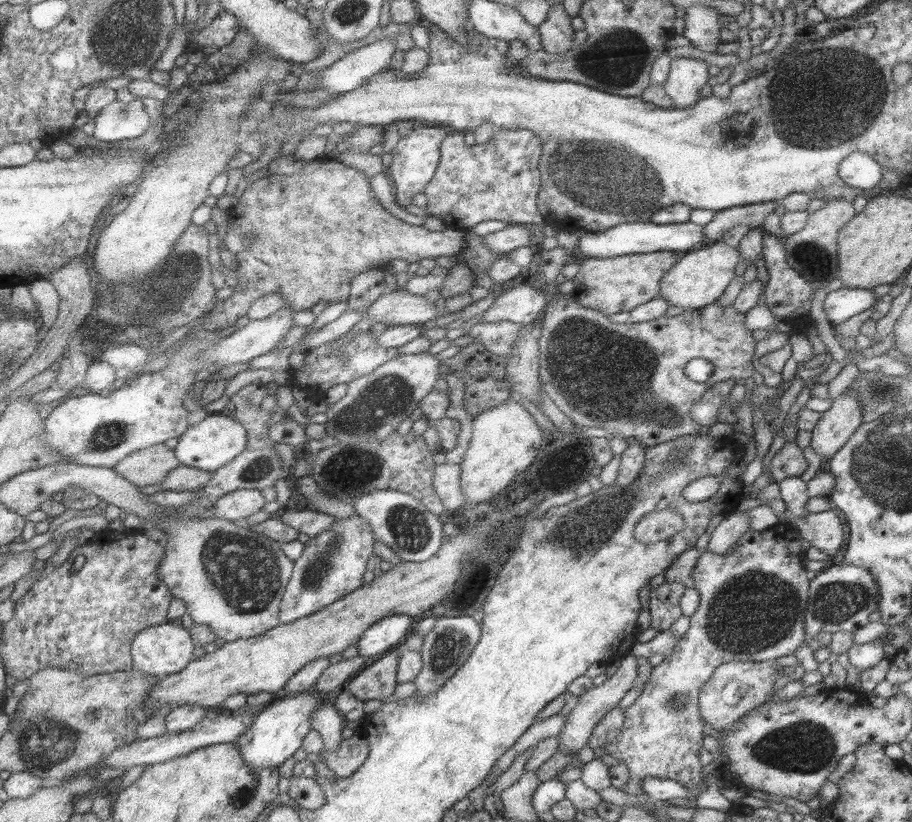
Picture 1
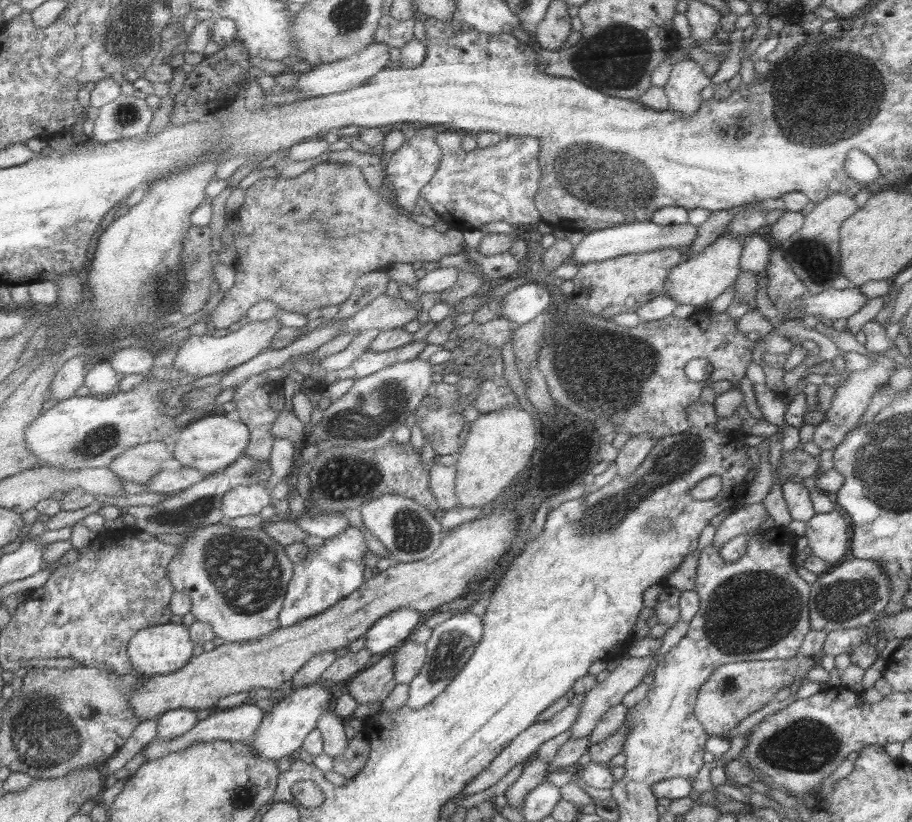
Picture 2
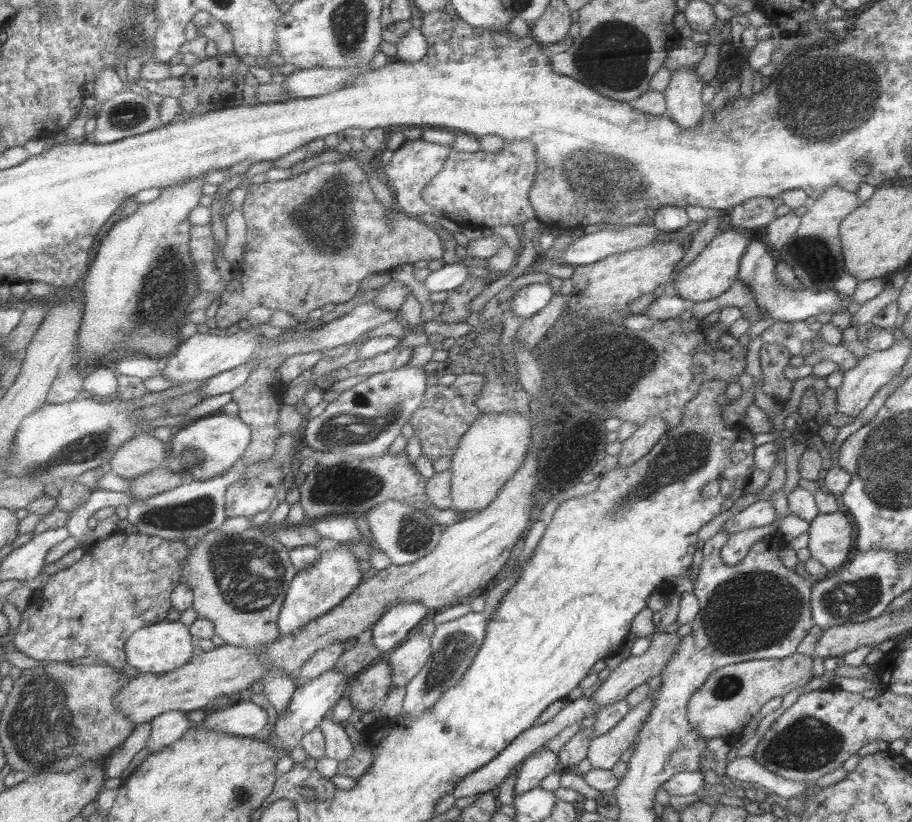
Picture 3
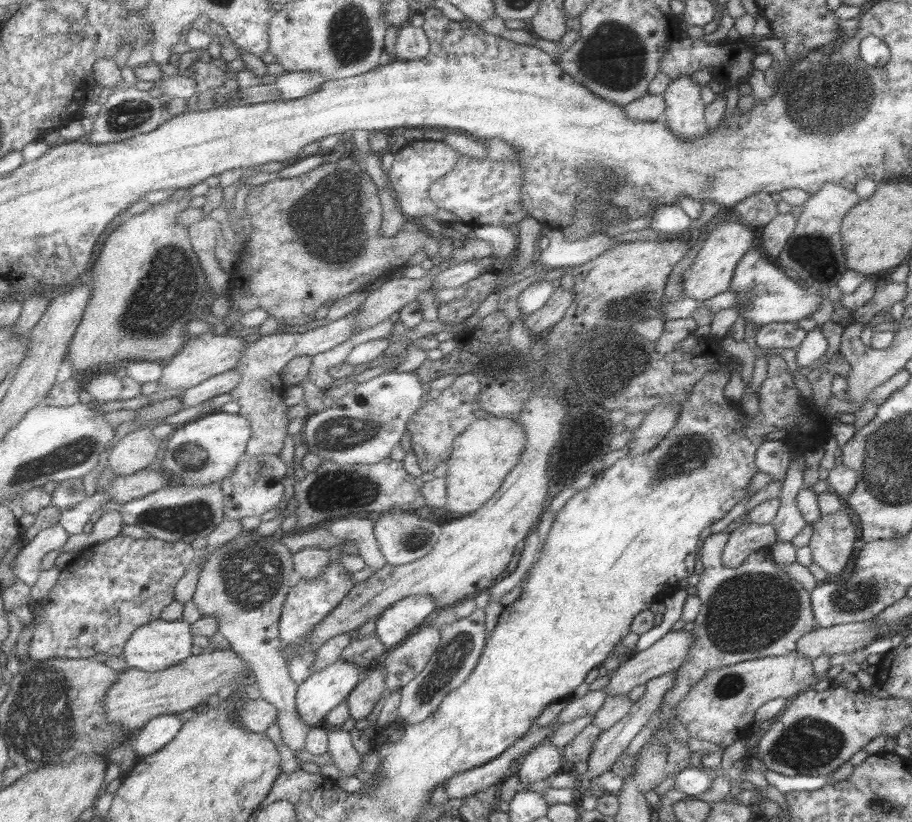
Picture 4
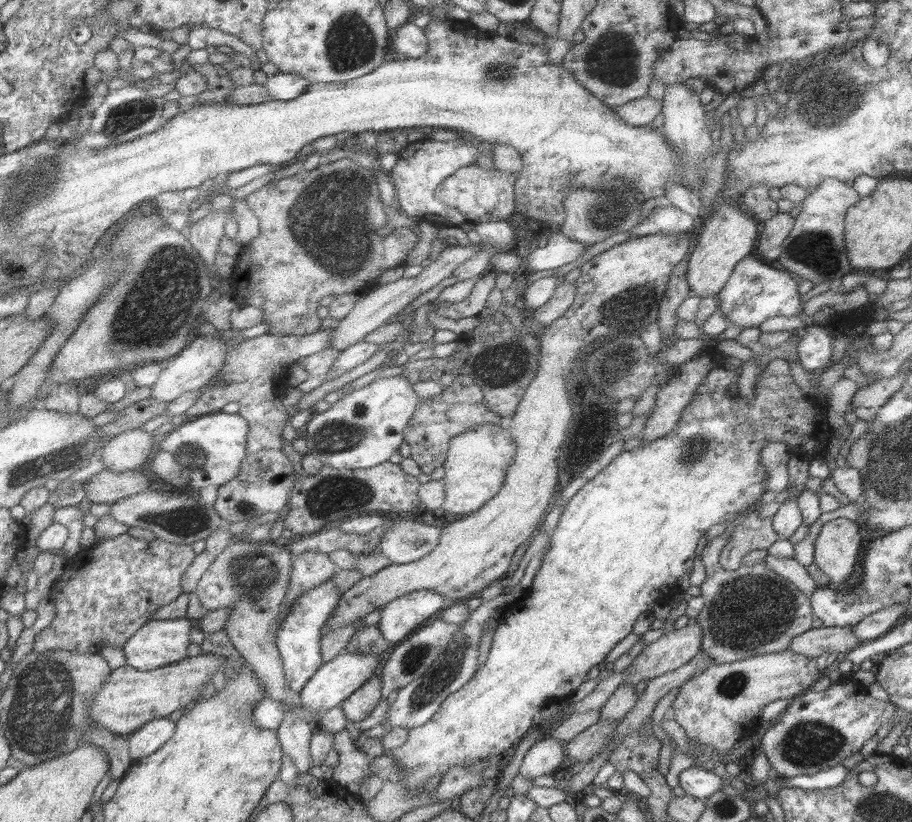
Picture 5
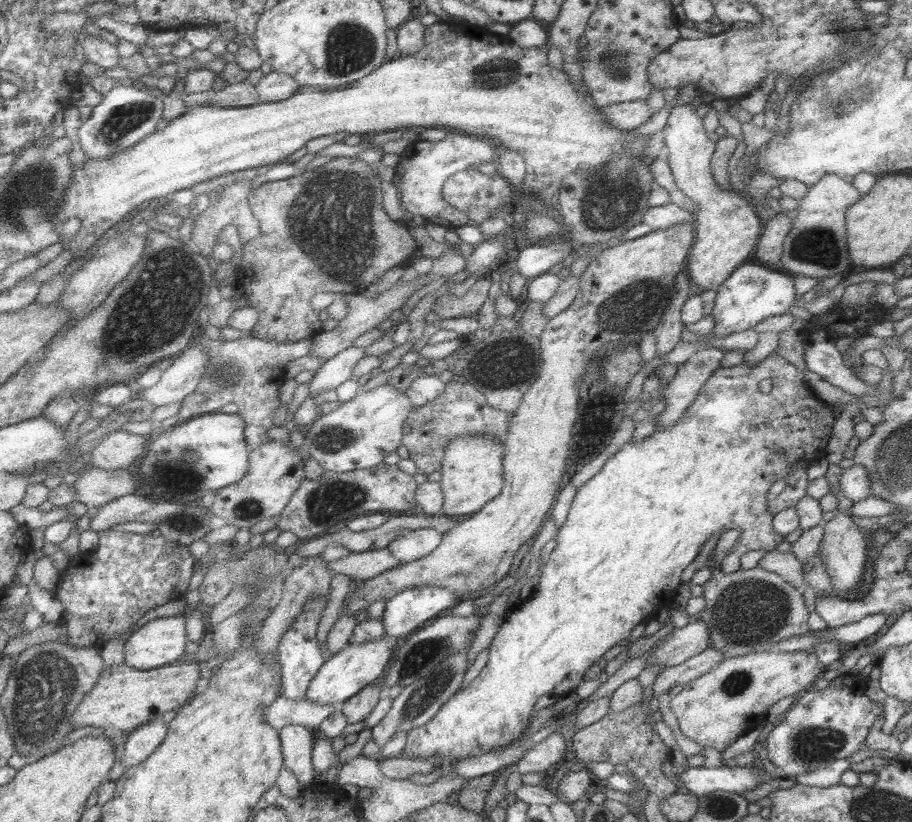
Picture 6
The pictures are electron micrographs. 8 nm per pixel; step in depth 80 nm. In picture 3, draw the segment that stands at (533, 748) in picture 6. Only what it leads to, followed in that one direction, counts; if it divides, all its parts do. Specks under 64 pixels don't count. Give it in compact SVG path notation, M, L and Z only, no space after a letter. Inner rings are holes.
M544 747L539 749L527 756L517 767L517 776L513 786L514 794L523 794L523 792L537 787L547 774L559 769L556 753L544 750Z

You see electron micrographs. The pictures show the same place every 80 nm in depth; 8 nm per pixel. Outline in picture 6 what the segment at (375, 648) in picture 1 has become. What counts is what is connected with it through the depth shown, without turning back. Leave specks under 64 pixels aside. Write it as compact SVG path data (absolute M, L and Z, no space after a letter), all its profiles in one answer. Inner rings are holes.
M411 586L394 594L385 601L384 611L381 616L383 622L384 636L388 638L404 639L409 633L422 627L426 620L436 619L439 614L448 614L449 610L459 602L454 592L443 586Z

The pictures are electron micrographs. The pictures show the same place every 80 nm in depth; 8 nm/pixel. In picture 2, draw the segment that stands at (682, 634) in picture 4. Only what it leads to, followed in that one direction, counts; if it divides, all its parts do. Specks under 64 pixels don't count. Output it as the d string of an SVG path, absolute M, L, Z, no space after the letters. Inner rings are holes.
M654 654L645 656L643 658L628 657L622 659L617 667L613 667L609 672L609 675L604 681L595 683L595 686L584 693L583 700L578 706L578 713L575 720L570 724L568 728L568 738L573 740L574 738L585 738L594 729L596 722L603 716L606 710L609 710L610 706L621 703L621 699L631 688L635 688L639 682L642 681L645 673L653 672L656 662L653 661Z

